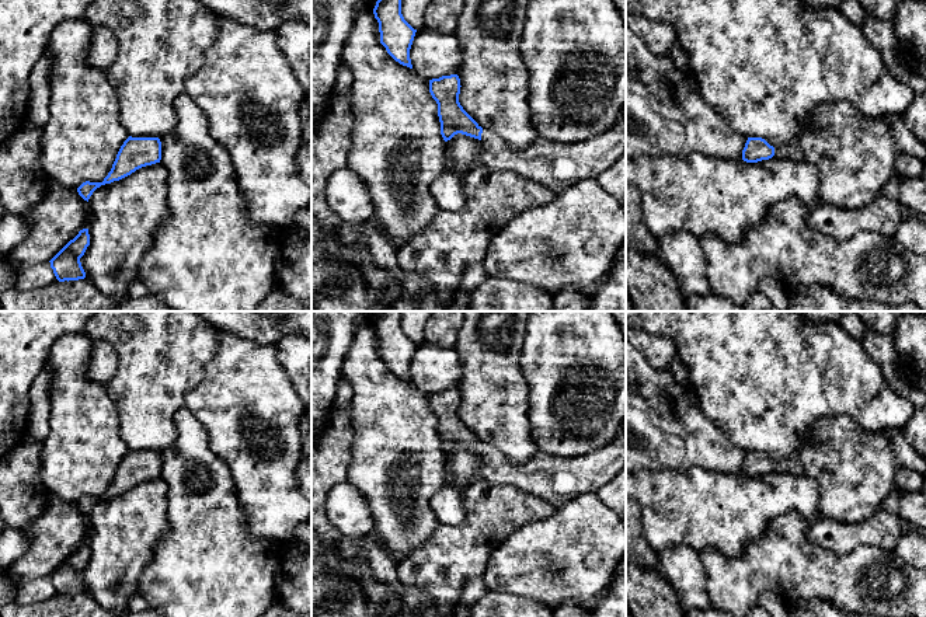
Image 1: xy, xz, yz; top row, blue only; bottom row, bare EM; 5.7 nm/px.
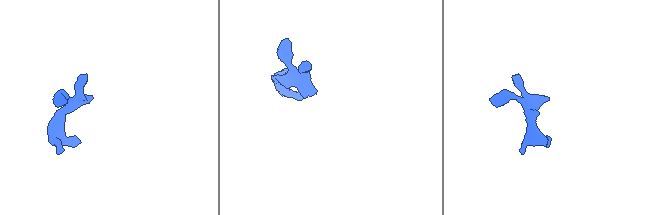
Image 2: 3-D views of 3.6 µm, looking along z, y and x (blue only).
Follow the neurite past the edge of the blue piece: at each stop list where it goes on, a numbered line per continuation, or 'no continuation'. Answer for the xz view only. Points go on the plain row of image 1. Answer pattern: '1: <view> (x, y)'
1: xz (556, 480)

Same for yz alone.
1: yz (792, 464)

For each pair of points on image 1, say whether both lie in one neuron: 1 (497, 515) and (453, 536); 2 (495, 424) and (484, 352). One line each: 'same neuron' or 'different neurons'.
1: same neuron
2: same neuron

